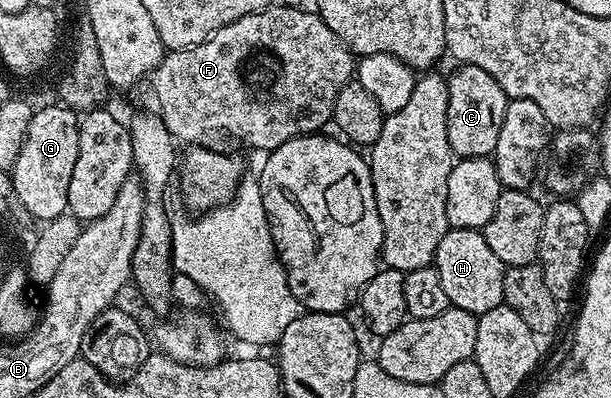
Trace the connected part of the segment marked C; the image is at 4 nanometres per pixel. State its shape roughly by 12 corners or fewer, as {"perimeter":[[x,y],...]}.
{"perimeter":[[483,67],[448,74],[454,158],[489,157],[510,98]]}

